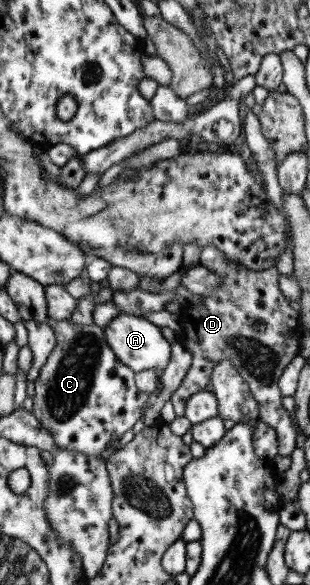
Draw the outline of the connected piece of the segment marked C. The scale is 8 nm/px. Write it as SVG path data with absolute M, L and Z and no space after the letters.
M48 317L46 323L55 333L55 344L48 354L44 365L40 368L34 380L34 396L32 411L34 418L42 428L50 432L54 446L70 449L84 456L98 456L110 441L121 439L121 436L140 419L142 408L150 395L141 394L134 385L134 372L127 365L121 364L106 343L103 328L92 323L90 325L75 325L61 319L55 321Z

